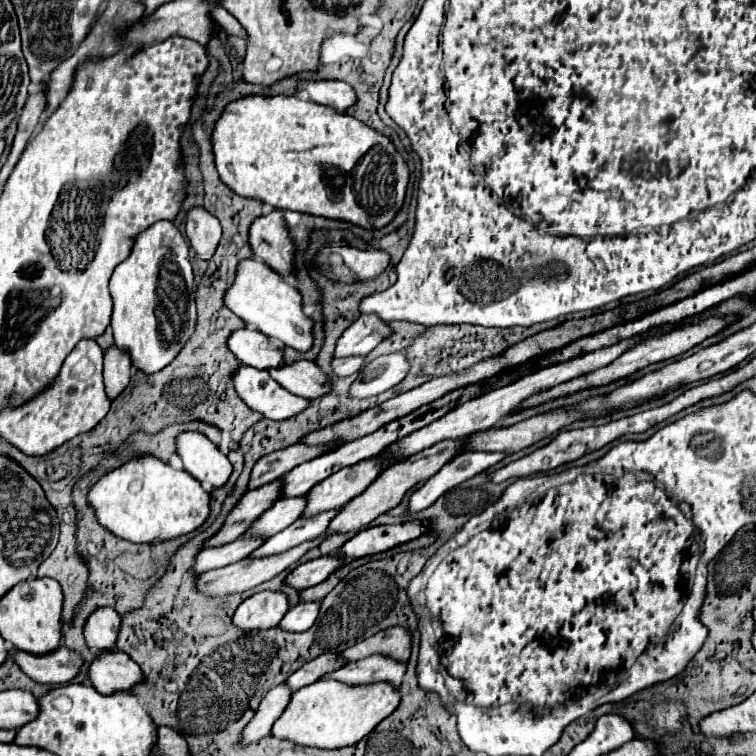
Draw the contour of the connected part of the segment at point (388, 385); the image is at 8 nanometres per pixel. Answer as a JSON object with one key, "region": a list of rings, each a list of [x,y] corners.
{"region":[[[404,353],[382,355],[370,361],[358,373],[358,379],[350,387],[350,395],[358,399],[380,395],[398,385],[406,375],[408,375],[408,359],[404,359]]]}

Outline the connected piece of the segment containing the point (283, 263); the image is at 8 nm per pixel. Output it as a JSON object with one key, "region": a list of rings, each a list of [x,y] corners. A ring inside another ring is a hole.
{"region":[[[282,211],[258,217],[250,227],[250,247],[254,257],[264,261],[280,275],[294,275],[296,257],[294,243],[288,235],[288,225]]]}

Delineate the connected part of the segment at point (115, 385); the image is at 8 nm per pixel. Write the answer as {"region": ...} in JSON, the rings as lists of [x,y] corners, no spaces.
{"region":[[[116,347],[104,355],[104,379],[110,399],[116,399],[130,383],[130,357]]]}

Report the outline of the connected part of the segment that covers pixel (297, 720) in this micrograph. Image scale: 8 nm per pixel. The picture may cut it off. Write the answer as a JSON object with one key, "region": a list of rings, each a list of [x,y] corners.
{"region":[[[320,679],[308,687],[298,689],[282,717],[274,723],[272,735],[290,739],[298,745],[320,749],[338,749],[358,743],[380,721],[384,721],[400,703],[400,689],[390,683],[370,683],[360,687],[346,687],[334,679]]]}

